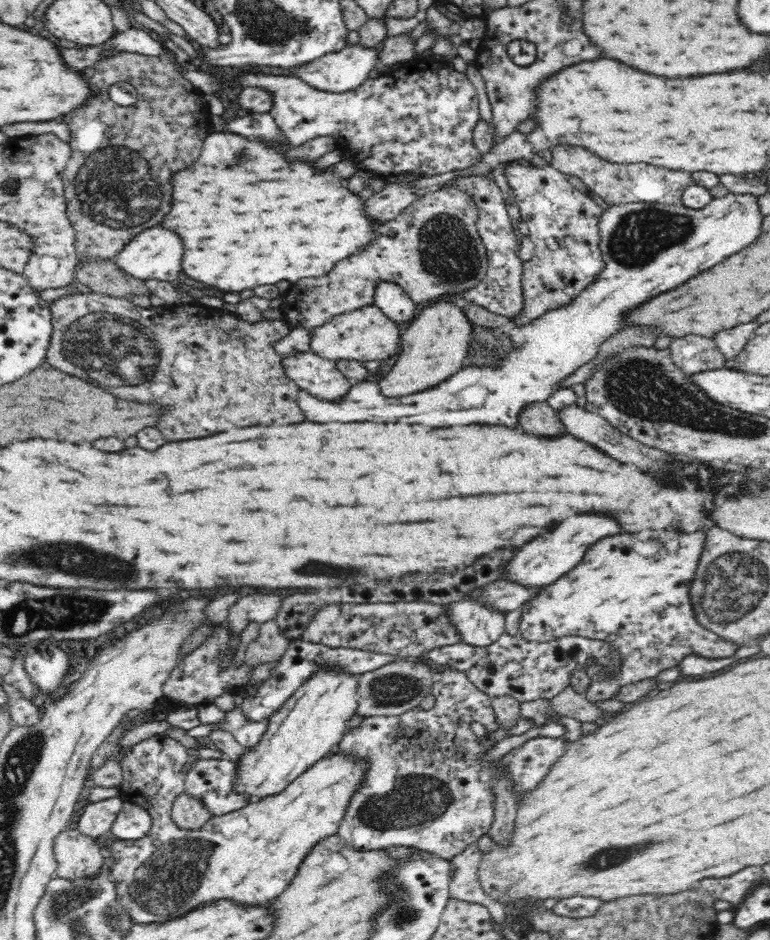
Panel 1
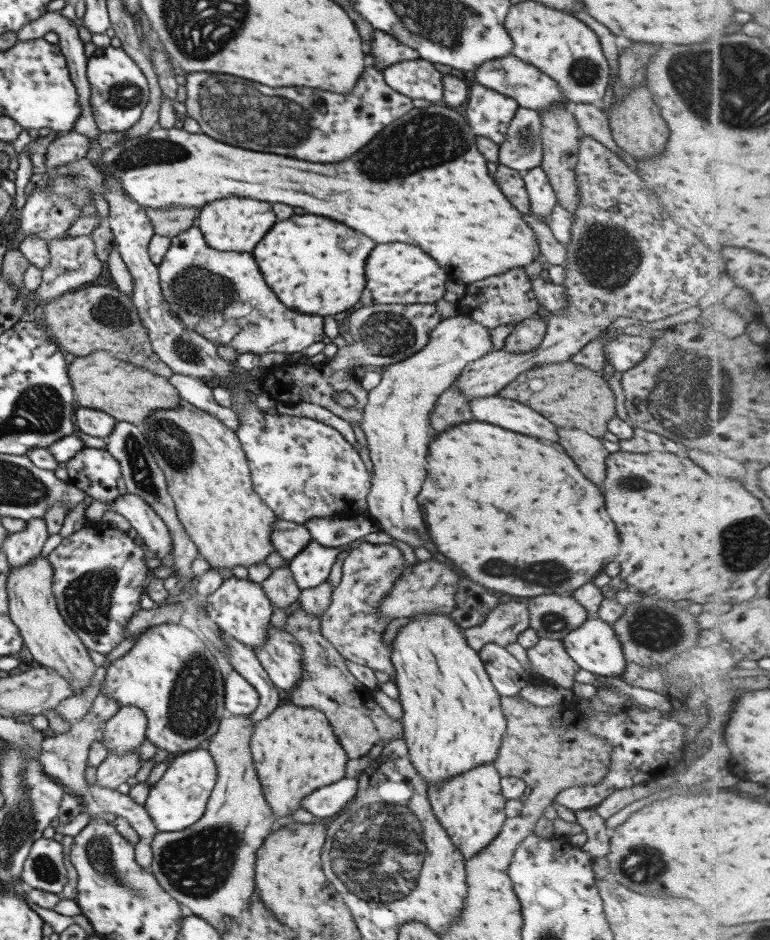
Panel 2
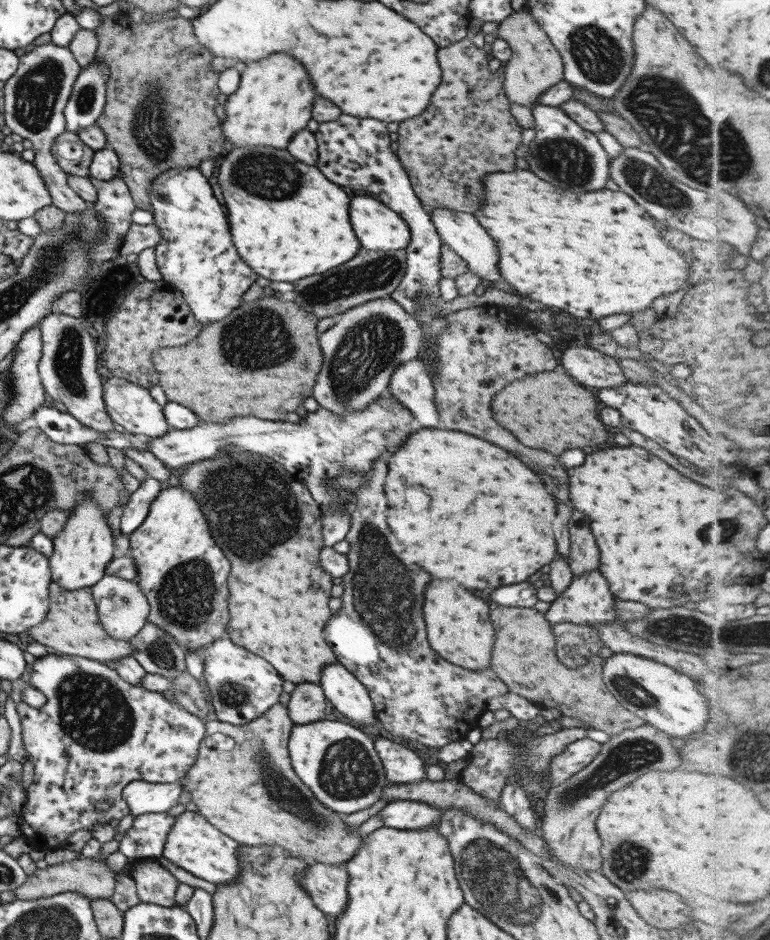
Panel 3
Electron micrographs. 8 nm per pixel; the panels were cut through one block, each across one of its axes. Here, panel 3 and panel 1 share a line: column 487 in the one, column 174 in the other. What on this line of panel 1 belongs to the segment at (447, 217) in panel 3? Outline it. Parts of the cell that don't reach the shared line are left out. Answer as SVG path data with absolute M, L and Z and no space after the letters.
M158 226L158 228L145 230L129 240L128 244L116 255L115 263L122 271L136 279L144 281L149 278L156 278L176 284L178 274L182 271L182 256L184 256L182 238L176 232Z

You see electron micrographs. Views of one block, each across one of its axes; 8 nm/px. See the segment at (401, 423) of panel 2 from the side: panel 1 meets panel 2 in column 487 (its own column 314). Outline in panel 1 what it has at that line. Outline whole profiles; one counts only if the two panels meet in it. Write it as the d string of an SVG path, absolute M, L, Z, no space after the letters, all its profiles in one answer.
M376 304L360 308L353 312L335 316L330 322L317 326L311 331L310 348L314 354L326 360L354 360L370 362L390 358L400 344L400 330L394 320L390 319L376 307Z

